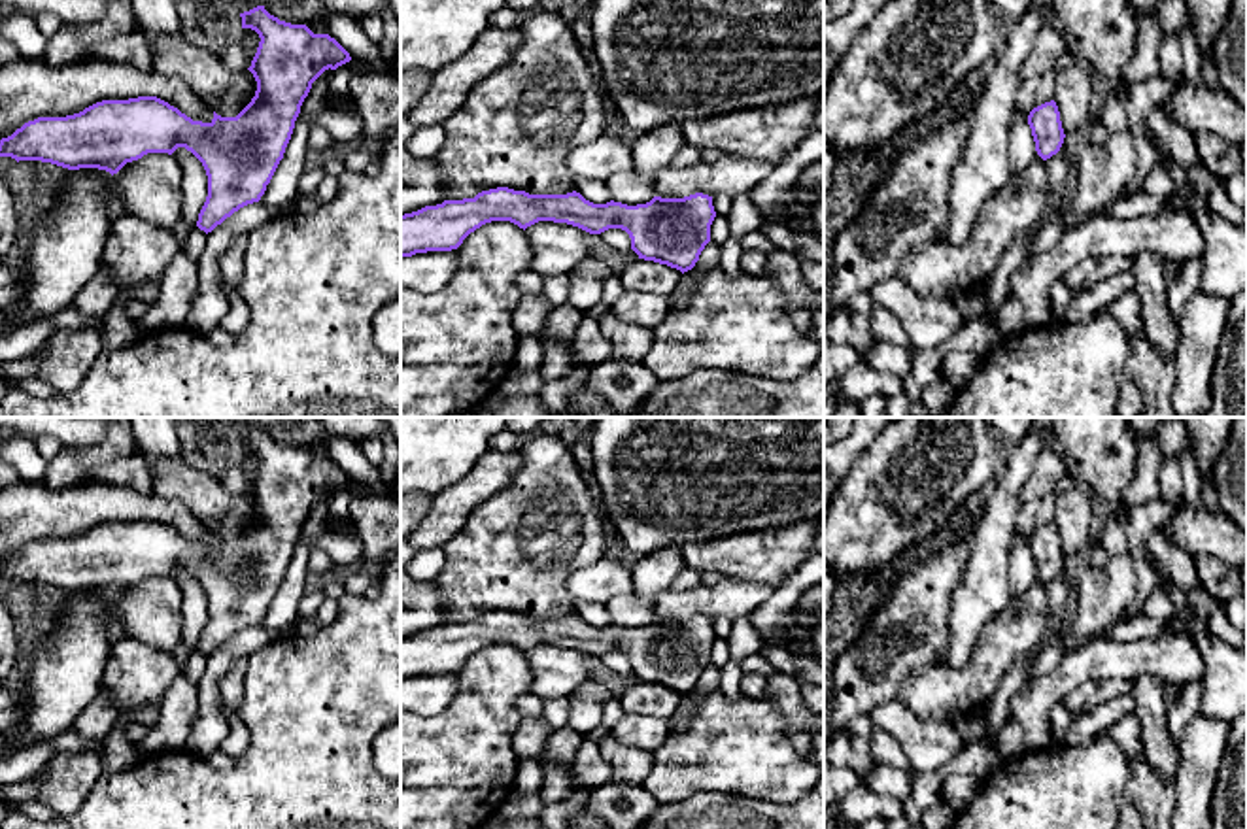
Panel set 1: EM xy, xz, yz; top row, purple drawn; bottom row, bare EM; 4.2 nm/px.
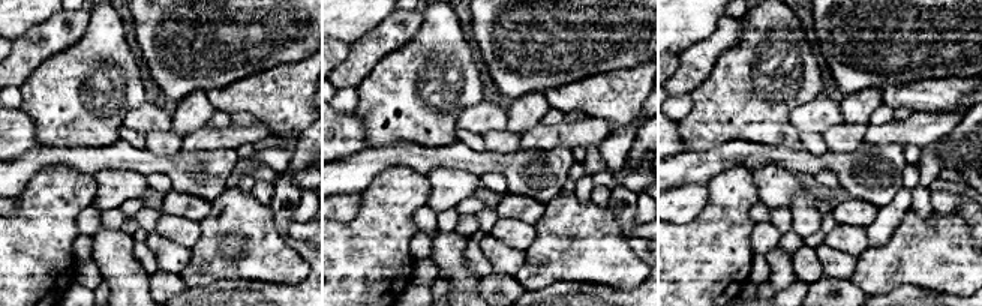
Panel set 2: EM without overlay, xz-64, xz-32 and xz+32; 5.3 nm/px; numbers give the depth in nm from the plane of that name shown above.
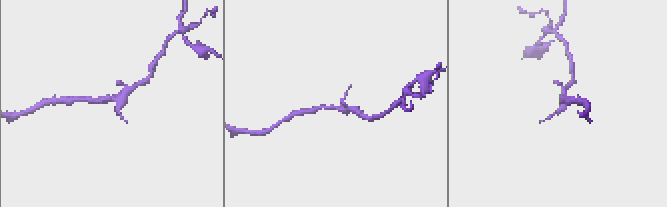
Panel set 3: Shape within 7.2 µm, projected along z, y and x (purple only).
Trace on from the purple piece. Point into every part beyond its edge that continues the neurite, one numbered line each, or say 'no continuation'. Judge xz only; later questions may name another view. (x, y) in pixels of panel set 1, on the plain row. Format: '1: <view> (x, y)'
no continuation

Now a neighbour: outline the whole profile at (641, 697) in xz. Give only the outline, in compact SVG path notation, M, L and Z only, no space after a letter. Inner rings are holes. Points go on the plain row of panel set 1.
M637 682L620 697L624 712L658 716L671 719L678 708L682 695L667 687Z

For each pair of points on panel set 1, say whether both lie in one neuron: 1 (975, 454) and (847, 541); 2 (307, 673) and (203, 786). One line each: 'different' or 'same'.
1: same
2: same

